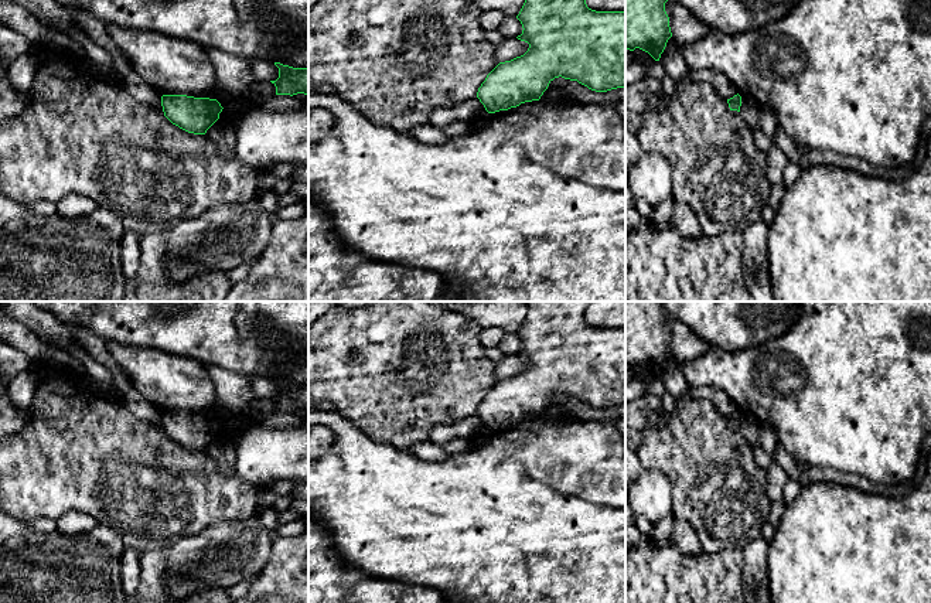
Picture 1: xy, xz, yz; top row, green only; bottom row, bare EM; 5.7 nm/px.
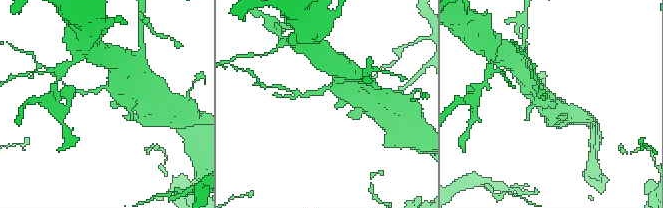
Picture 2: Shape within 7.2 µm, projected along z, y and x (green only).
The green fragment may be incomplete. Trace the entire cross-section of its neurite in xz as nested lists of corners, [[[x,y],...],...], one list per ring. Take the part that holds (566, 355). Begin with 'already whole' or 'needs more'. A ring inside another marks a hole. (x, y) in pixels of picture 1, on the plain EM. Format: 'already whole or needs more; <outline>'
already whole; [[[528,302],[526,317],[516,333],[522,351],[516,355],[529,361],[528,368],[511,378],[499,379],[485,395],[477,415],[488,430],[508,427],[521,420],[539,418],[555,395],[577,398],[596,409],[625,405],[625,328],[596,328],[586,321],[591,302]]]

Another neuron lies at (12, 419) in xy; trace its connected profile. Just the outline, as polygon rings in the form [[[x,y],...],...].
[[[0,384],[0,437],[20,432],[28,419],[30,409],[17,408],[7,392],[7,385]]]

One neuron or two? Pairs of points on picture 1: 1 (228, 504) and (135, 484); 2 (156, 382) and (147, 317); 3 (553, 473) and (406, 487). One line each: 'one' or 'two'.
1: one
2: two
3: one

